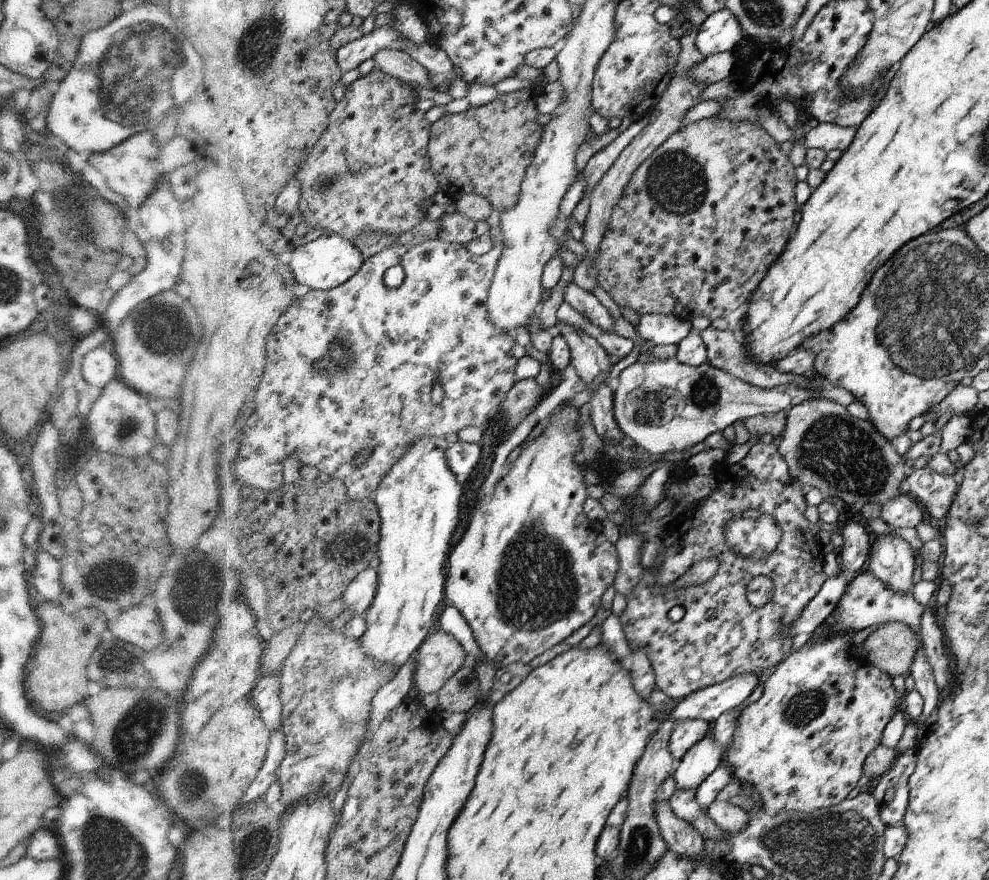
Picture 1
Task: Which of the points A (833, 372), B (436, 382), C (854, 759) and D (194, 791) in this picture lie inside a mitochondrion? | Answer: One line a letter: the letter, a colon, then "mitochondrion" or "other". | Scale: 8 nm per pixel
A: other
B: other
C: other
D: mitochondrion

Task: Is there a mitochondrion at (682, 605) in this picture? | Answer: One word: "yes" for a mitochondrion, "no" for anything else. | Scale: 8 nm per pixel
no

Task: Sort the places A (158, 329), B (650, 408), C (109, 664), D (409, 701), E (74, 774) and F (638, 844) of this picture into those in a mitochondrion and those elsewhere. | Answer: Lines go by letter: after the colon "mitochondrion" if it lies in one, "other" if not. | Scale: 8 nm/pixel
A: mitochondrion
B: mitochondrion
C: mitochondrion
D: other
E: other
F: mitochondrion

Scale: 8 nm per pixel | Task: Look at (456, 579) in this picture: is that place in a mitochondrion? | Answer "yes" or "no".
no

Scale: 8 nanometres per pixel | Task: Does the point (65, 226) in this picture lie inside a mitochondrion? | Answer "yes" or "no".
yes

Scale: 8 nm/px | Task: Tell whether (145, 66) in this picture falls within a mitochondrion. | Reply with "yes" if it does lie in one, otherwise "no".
yes

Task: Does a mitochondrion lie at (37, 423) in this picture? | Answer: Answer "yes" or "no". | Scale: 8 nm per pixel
no

